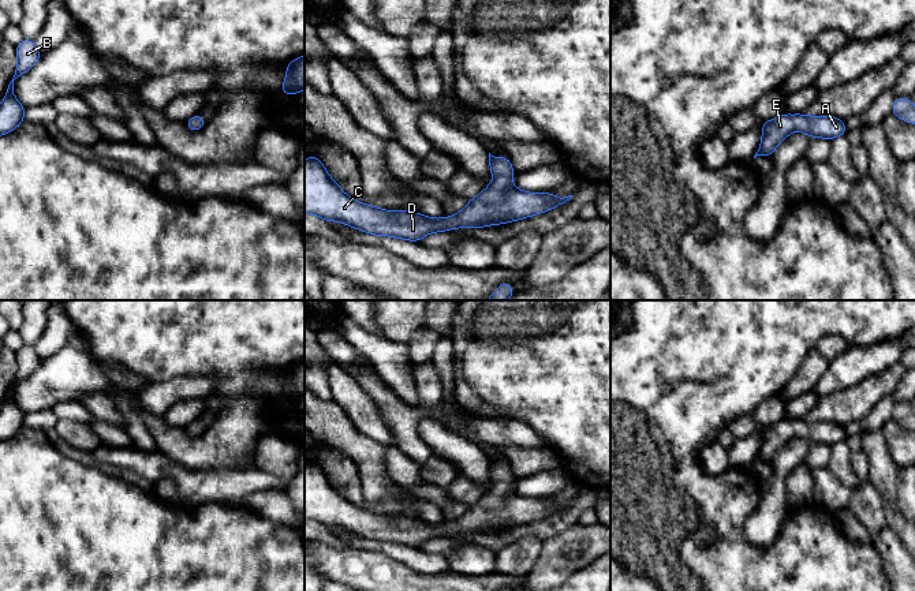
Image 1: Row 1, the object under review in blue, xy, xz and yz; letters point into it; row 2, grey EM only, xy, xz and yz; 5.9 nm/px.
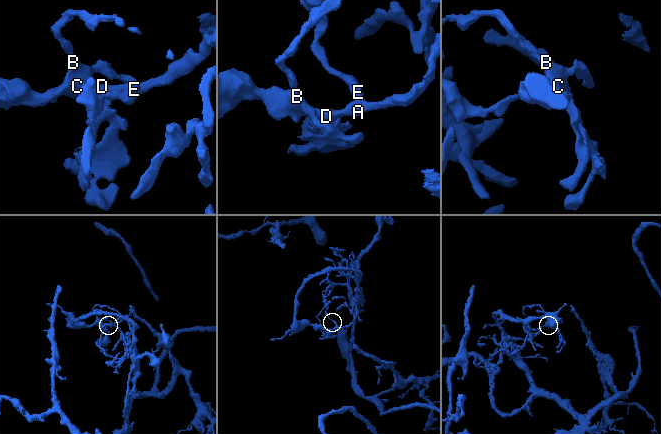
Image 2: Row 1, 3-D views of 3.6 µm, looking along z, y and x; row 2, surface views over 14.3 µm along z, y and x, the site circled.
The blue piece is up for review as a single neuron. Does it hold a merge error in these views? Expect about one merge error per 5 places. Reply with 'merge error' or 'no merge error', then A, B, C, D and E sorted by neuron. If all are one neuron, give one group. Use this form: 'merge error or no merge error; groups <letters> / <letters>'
no merge error; groups A B C D E

